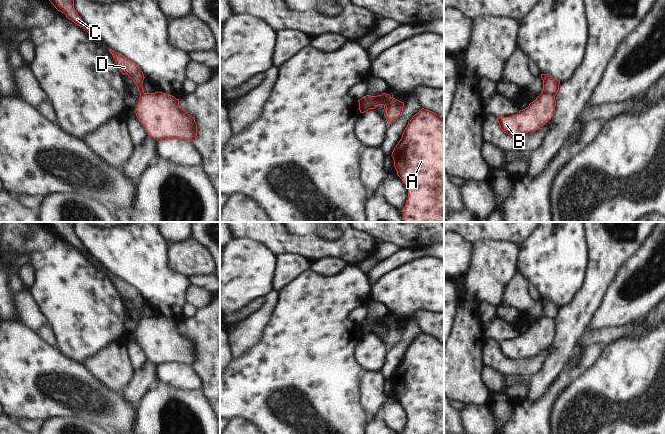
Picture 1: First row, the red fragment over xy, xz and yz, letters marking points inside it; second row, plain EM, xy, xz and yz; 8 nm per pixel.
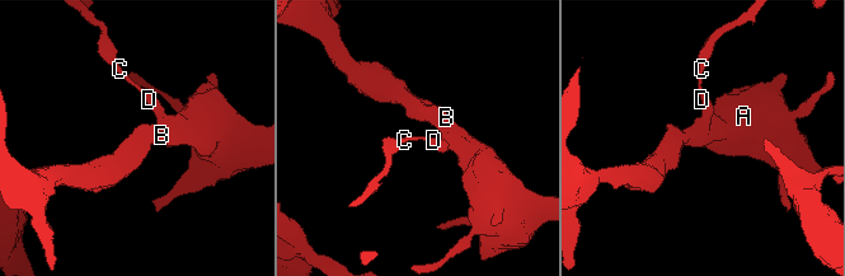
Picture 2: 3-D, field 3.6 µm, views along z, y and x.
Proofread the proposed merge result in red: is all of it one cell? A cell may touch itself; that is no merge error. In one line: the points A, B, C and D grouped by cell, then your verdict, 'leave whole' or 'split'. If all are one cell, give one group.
A B / C D | split

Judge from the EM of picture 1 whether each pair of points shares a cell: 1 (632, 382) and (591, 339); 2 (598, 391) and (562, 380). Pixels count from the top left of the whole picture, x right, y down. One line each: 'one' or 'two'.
1: two
2: two

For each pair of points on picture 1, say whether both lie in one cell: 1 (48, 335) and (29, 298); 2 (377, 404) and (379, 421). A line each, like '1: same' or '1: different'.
1: same
2: different

